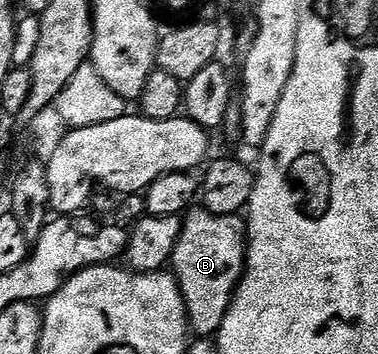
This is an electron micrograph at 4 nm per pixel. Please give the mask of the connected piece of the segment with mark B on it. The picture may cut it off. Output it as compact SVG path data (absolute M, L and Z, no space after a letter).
M195 205L182 216L182 221L181 237L177 237L177 249L173 249L169 267L183 294L190 330L196 336L211 337L218 332L219 326L225 321L235 290L243 279L243 270L247 268L247 220L239 213L214 215L202 205Z

